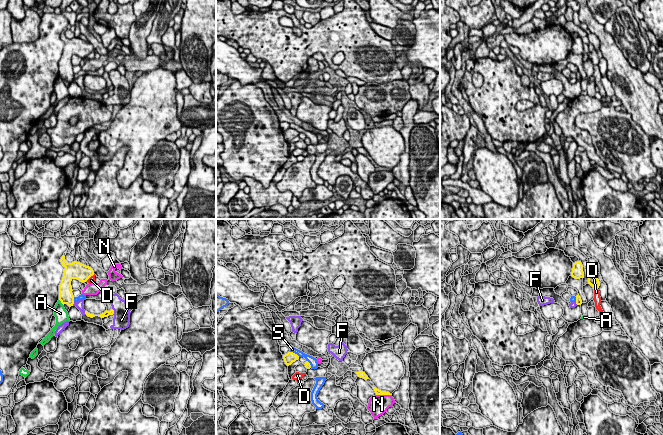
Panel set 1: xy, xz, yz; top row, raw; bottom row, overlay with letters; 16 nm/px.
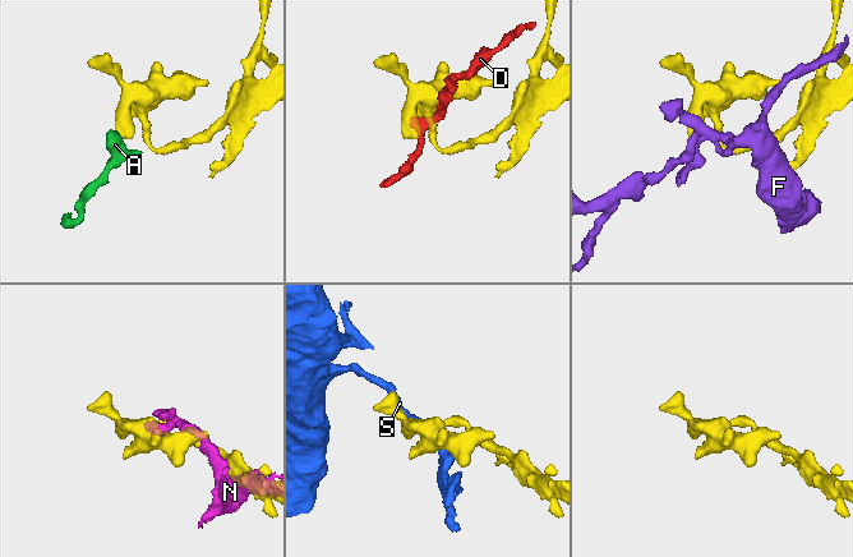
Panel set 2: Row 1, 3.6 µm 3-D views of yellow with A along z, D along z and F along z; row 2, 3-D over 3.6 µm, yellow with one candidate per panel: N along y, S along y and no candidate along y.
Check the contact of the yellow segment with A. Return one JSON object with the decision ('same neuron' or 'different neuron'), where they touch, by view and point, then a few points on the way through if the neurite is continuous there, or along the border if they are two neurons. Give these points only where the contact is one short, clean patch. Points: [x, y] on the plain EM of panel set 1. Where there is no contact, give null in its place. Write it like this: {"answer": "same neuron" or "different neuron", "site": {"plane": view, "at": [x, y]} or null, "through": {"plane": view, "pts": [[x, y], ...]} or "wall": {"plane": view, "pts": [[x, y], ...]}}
{"answer": "different neuron", "site": {"plane": "xy", "at": [61, 78]}, "wall": {"plane": "xy", "pts": [[59, 75], [63, 81]]}}

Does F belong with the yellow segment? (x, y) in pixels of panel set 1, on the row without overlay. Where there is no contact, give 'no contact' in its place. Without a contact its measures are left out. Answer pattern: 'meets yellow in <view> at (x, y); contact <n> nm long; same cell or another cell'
meets yellow in xy at (113, 87); contact 110 nm long; another cell

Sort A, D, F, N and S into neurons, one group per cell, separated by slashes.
A / D / F / N / S

